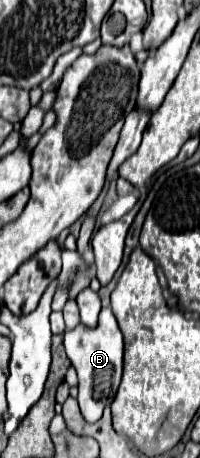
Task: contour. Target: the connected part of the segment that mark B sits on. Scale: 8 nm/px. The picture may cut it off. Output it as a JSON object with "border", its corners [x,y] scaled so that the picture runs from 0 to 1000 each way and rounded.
{"border":[[[510,672],[480,716],[440,716],[420,707],[390,707],[370,721],[330,725],[320,729],[320,760],[330,760],[340,786],[360,790],[360,799],[390,812],[390,830],[400,830],[390,882],[400,882],[410,908],[440,921],[480,921],[510,908],[520,886],[580,865],[580,852],[590,852],[590,838],[610,825],[620,751],[610,751],[610,725],[560,677]]]}

